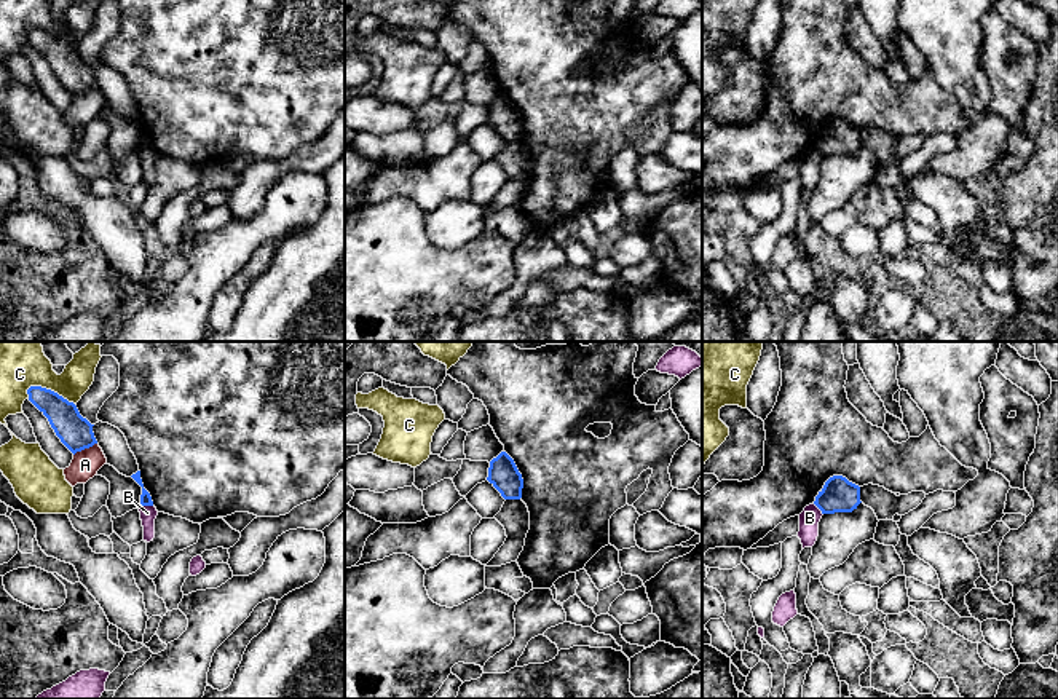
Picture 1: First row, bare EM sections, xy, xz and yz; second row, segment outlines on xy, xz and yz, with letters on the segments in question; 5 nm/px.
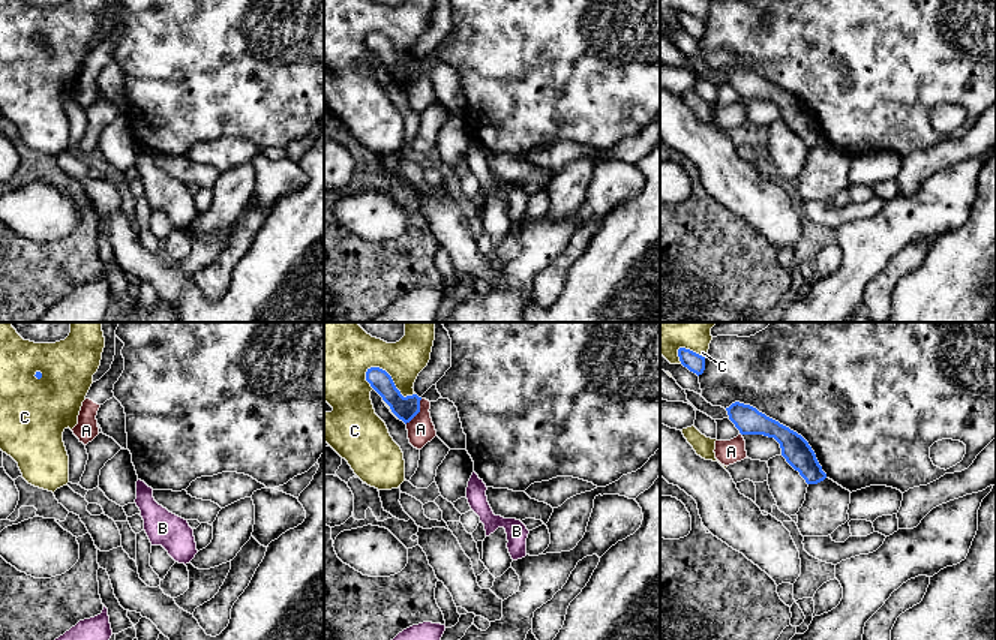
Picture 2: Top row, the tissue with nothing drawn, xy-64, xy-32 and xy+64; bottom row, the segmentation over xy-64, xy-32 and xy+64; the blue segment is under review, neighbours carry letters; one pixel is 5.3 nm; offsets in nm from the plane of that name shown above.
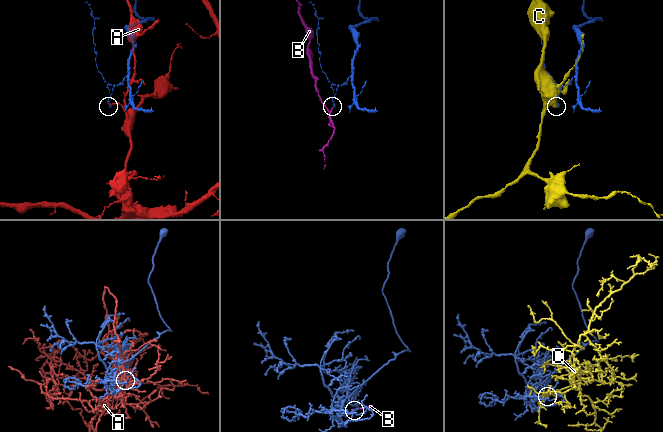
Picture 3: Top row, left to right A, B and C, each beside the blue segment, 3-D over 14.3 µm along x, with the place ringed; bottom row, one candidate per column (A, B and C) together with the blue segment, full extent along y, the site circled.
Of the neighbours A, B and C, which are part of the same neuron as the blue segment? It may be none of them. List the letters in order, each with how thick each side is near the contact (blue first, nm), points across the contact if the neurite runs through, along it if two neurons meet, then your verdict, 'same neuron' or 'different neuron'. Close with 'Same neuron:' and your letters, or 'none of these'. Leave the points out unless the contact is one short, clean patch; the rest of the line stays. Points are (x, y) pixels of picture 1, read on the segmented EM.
A: 170 nm thick on the blue side, 140 nm on the other; different neuron
B: 60 nm thick on the blue side, 80 nm on the other; border along xy (141, 505), (152, 506); different neuron
C: 160 nm thick on the blue side, 240 nm on the other; different neuron
Same neuron: none of these

